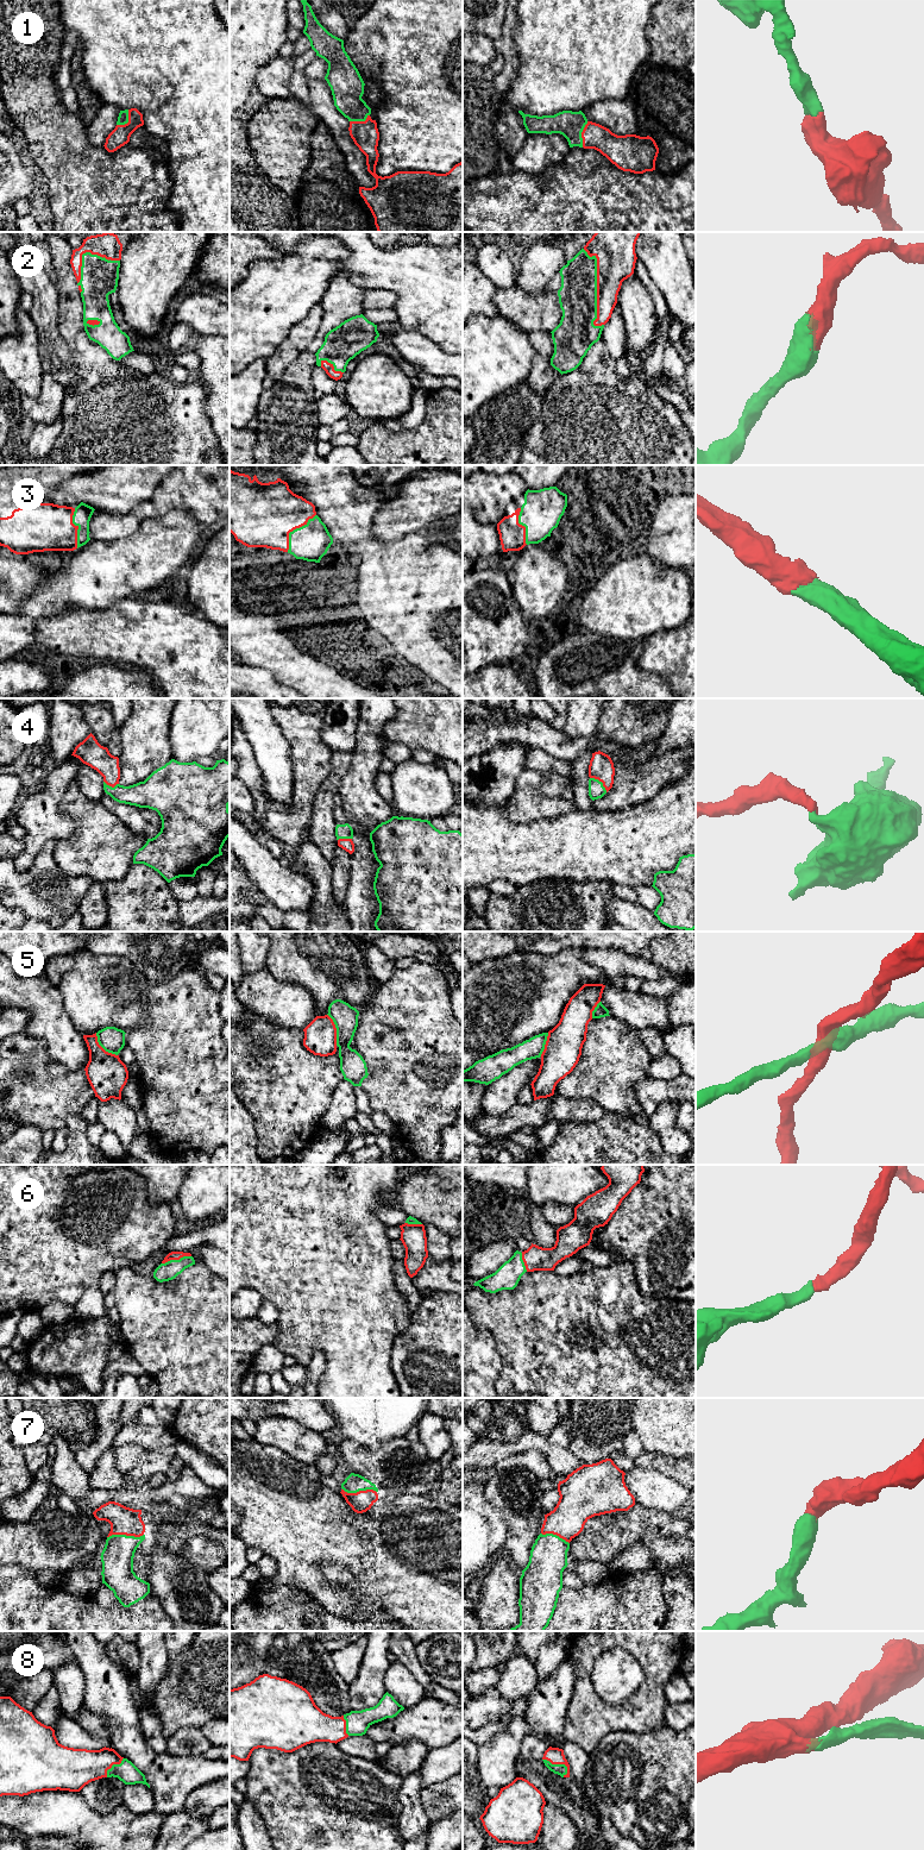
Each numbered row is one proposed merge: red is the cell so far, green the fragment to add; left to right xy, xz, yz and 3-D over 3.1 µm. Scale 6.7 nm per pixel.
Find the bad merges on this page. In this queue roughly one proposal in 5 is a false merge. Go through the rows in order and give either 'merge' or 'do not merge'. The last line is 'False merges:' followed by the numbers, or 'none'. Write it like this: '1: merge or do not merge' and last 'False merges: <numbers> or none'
1: merge
2: merge
3: merge
4: merge
5: do not merge
6: merge
7: merge
8: merge
False merges: 5

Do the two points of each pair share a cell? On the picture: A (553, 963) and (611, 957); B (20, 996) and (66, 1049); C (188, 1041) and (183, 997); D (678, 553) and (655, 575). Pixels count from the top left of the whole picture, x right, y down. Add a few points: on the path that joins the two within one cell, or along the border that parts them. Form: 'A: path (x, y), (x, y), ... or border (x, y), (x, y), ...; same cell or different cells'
A: border (584, 949), (583, 958), (597, 965), (607, 976); different cells
B: path (33, 1008), (61, 1036); same cell
C: path (183, 1030), (183, 1008); same cell
D: border (641, 550), (654, 560), (683, 569); different cells

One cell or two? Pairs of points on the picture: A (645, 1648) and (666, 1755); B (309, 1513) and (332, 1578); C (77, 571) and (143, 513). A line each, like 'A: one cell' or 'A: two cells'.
A: two cells
B: two cells
C: two cells

